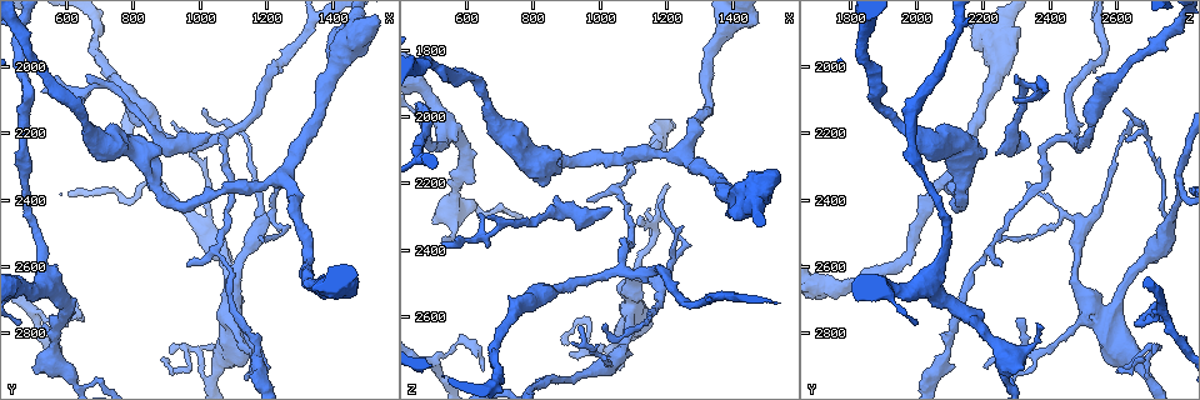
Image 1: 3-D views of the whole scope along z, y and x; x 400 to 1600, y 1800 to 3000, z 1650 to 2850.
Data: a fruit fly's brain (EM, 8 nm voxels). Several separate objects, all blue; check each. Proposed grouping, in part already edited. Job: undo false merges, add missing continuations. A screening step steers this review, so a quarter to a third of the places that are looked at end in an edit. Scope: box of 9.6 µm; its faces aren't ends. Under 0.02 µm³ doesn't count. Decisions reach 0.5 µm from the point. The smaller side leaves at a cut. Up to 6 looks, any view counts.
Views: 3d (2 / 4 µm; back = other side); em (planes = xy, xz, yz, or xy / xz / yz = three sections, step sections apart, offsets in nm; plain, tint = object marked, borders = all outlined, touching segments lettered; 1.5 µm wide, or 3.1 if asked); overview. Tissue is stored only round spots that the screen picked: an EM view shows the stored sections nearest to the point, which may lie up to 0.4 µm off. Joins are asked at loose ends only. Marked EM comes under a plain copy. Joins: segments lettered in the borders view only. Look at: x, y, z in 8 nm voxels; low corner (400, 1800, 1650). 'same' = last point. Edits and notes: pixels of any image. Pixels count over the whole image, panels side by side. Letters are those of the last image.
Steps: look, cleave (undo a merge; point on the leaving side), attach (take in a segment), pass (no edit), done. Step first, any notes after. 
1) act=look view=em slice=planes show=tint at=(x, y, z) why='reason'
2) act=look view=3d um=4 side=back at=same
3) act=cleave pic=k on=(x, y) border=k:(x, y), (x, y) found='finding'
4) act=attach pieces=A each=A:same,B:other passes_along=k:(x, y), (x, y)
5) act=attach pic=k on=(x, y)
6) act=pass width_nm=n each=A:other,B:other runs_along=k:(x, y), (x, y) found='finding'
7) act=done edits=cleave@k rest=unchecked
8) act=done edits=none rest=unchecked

act=look view=3d um=4 at=(1010, 2470, 2760) why='thin arm on a thick one'

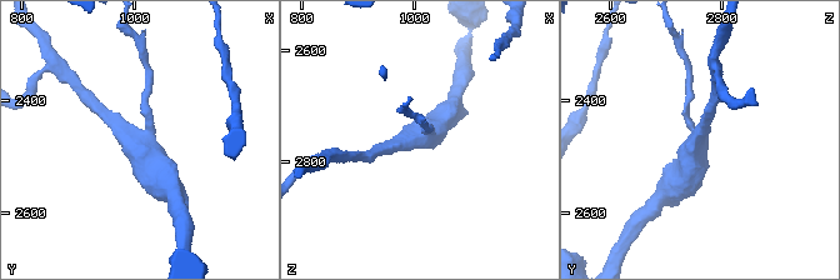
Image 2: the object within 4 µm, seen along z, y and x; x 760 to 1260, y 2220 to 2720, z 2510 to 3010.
act=look view=em slice=yz step=8 show=borders at=(1010, 2465, 2755) arms=3 why='shape alone is not enough'

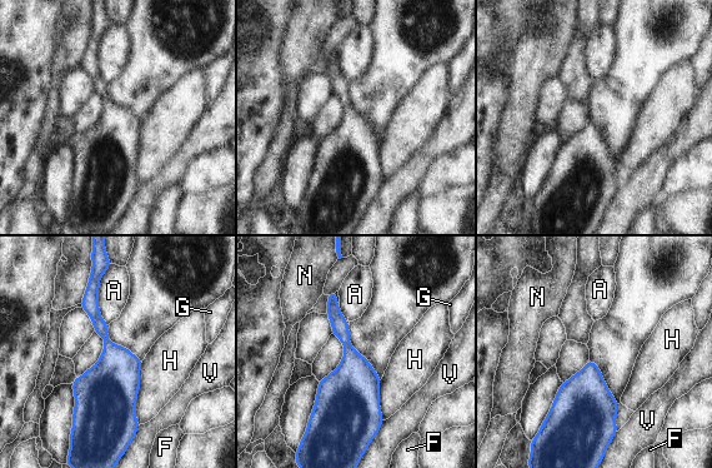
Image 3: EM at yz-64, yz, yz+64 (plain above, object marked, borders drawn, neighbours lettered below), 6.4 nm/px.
act=pass width_nm=300 longest_contact=H:400nm each=A:other,F:other,G:other,H:other,N:other,V:other found='one cell here'

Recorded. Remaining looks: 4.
act=look view=em slice=yz step=8 show=tint at=(1030, 2200, 2280) why='an open end'

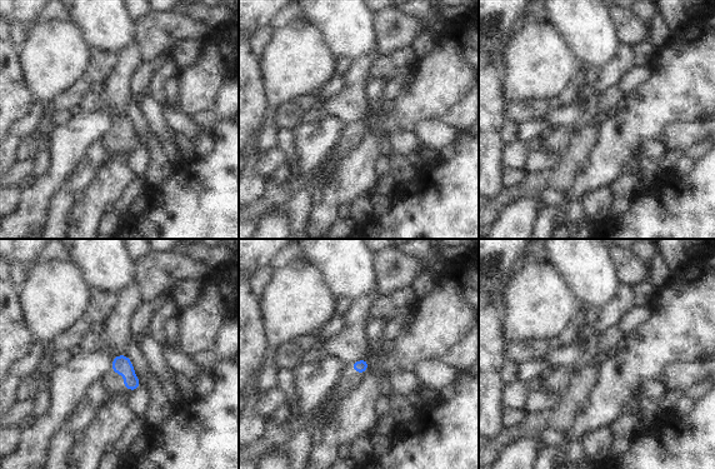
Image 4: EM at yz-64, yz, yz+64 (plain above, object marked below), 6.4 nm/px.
act=look view=em slice=planes show=borders at=same why='another direction'

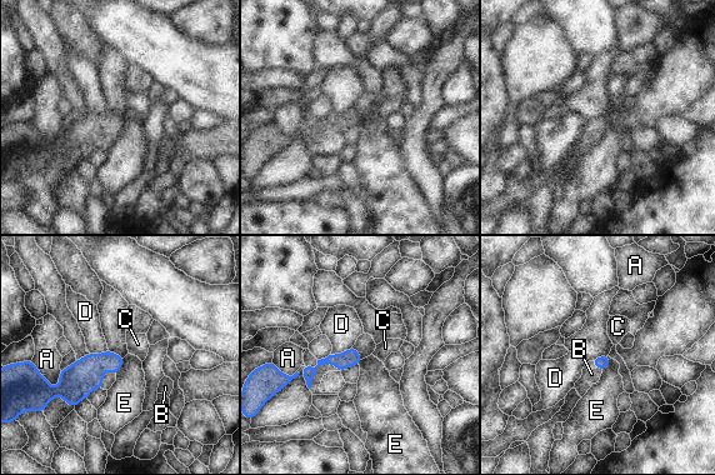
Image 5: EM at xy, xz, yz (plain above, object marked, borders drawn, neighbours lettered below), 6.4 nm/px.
act=attach pieces=B each=A:other,B:same,C:other,D:other,E:other passes_along=5:(601, 363), (596, 366), (591, 374) found='it goes on there'

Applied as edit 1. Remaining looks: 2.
act=look view=em slice=planes show=borders at=(840, 2290, 2080) why='an open end'

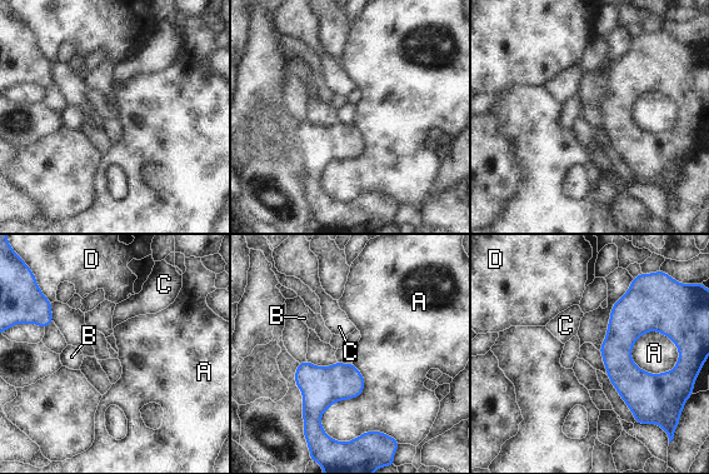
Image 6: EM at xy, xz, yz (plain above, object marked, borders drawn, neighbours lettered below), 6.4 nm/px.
act=pass each=A:other,B:other,C:other,D:other found='none of them fits'

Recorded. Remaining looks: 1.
act=done edits=attach@5 rest=unchecked

